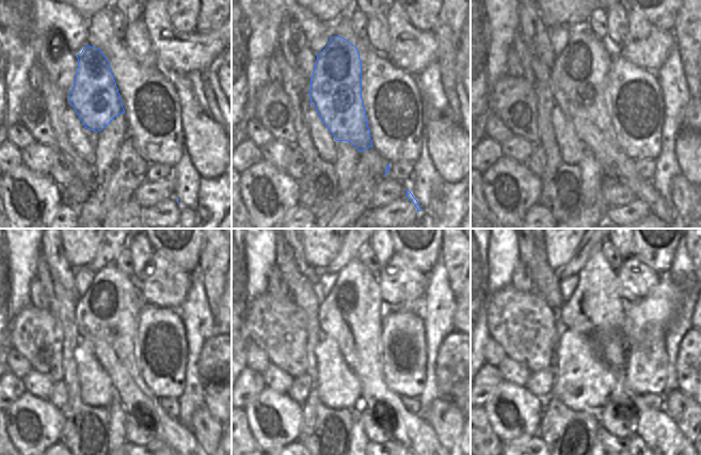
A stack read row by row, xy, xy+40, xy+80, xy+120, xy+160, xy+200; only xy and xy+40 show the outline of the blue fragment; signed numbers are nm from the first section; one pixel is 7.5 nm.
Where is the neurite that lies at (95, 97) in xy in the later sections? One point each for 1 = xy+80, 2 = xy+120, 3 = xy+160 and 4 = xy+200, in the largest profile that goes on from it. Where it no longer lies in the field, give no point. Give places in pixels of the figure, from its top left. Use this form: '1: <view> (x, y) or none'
1: xy+80 (579, 74)
2: xy+120 (107, 315)
3: xy+160 (351, 313)
4: xy+200 (595, 309)

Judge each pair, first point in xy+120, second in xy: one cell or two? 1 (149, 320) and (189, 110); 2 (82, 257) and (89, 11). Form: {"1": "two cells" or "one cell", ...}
{"1": "two cells", "2": "one cell"}

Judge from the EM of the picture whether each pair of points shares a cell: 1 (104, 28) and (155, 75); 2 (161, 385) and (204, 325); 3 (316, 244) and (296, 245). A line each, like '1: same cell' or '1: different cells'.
1: same cell
2: different cells
3: different cells

